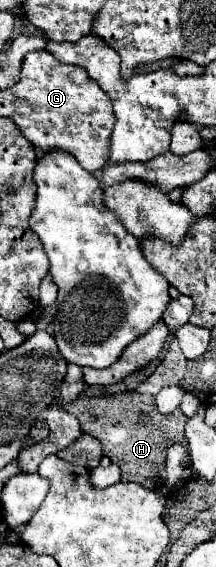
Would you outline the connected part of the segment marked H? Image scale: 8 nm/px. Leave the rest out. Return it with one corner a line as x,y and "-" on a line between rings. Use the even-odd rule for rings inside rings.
121,392
101,398
89,398
81,394
75,402
61,402
61,404
69,414
75,414
85,434
91,434
101,442
103,454
113,464
121,466
123,482
125,480
139,482
151,490
161,490
167,484
167,466
165,466
167,448
171,444
187,444
183,434
183,424
189,418
179,408
171,414
159,414
155,406
155,396
139,392
-
141,412
149,414
149,422
145,426
137,422

